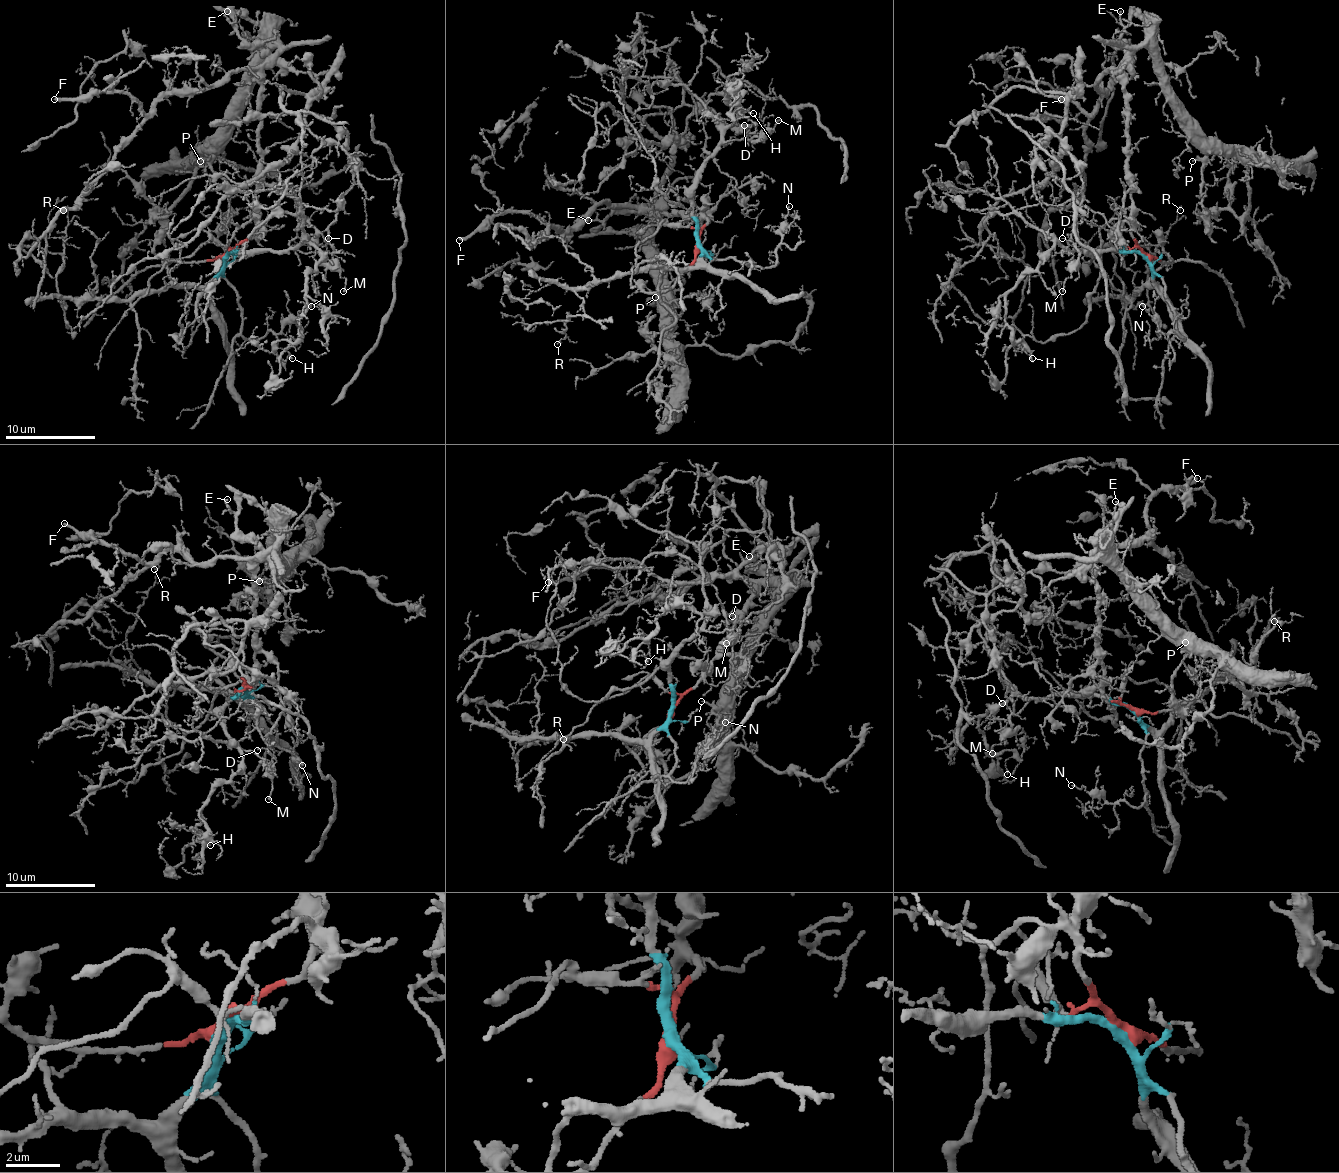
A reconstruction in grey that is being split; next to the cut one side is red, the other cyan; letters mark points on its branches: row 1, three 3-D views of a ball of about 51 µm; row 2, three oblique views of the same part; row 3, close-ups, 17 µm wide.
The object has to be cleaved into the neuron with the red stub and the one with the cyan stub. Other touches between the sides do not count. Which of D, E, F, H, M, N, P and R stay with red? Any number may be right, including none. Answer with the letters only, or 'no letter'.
E, F, P

